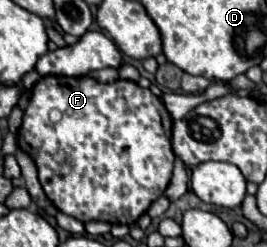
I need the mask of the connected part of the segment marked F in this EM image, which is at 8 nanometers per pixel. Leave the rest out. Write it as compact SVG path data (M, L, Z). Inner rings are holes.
M43 76L29 90L29 104L23 112L23 122L17 132L17 144L27 152L39 172L39 182L51 204L77 220L101 220L109 224L135 224L167 188L173 176L173 148L171 148L171 116L149 88L141 88L131 80L115 80L109 84L97 82L89 76ZM63 150L67 162L59 164L53 156Z

